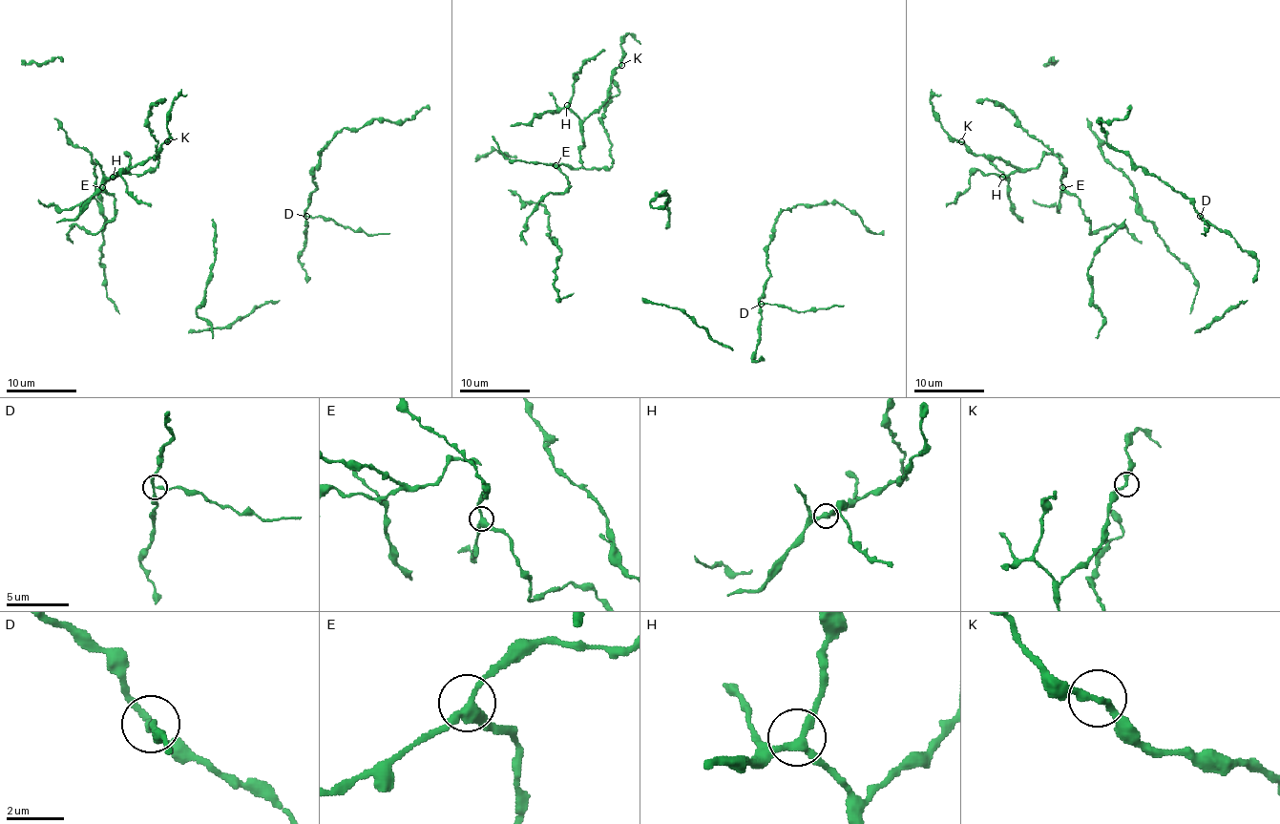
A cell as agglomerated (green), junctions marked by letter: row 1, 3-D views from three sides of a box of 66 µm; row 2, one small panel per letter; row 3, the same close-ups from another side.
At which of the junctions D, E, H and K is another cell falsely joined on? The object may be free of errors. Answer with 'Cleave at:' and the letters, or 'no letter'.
Cleave at: D

